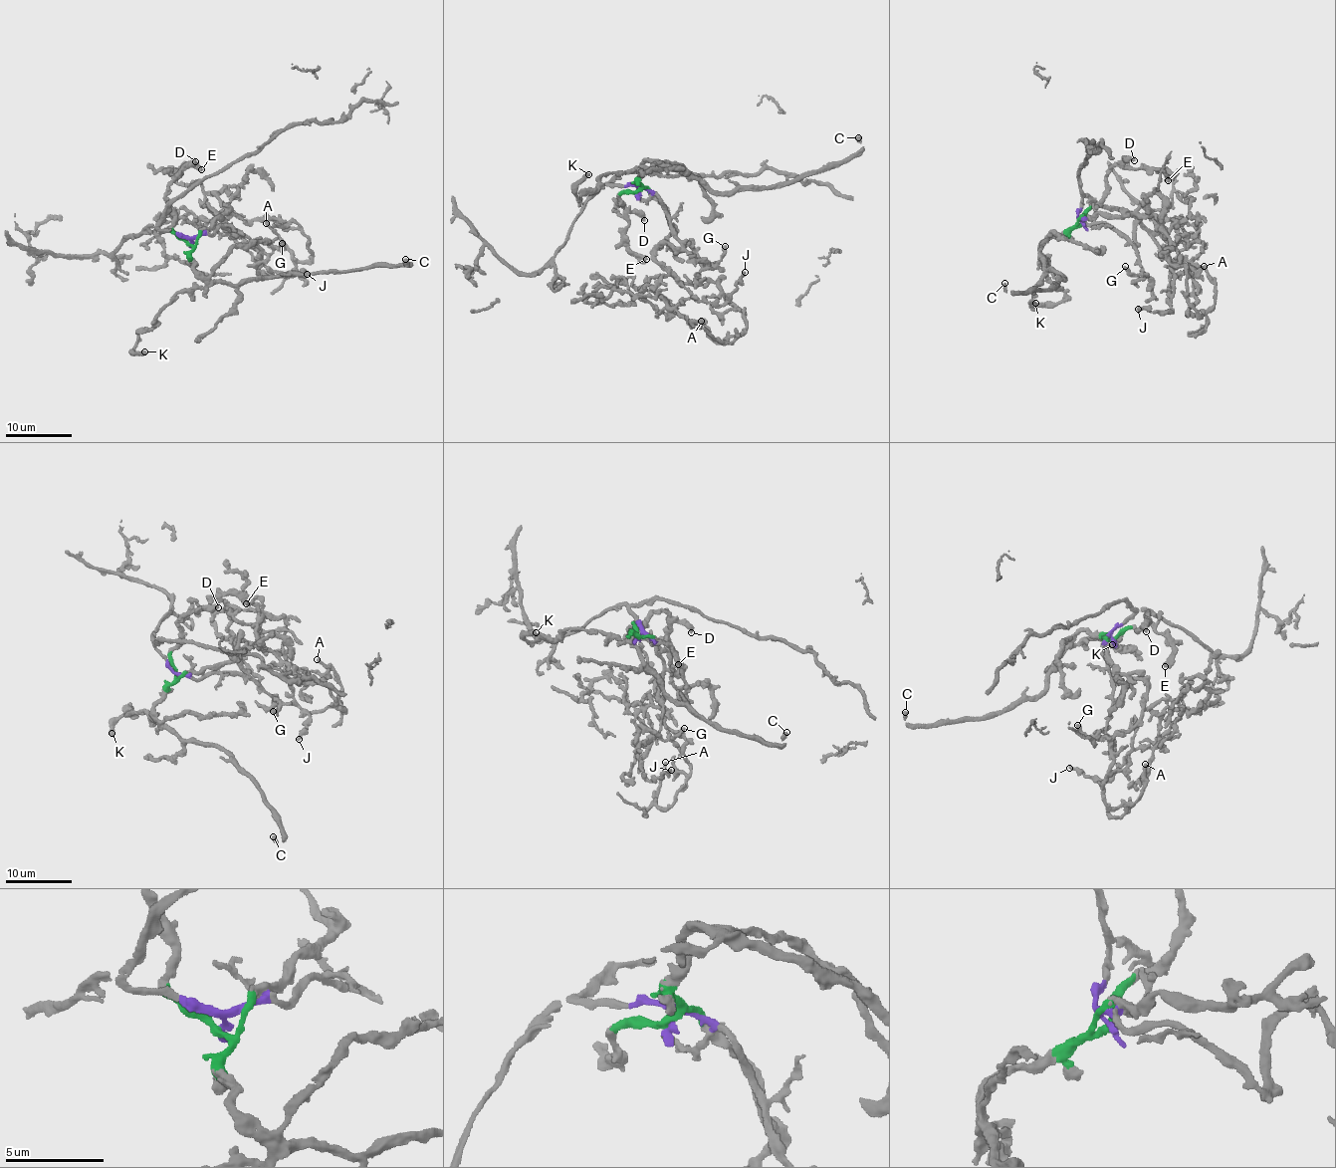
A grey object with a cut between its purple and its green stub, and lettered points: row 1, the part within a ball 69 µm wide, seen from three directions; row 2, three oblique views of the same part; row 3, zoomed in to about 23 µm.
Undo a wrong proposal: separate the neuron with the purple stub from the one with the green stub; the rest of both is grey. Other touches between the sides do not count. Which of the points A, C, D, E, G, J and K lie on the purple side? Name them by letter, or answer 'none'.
A, G, J

